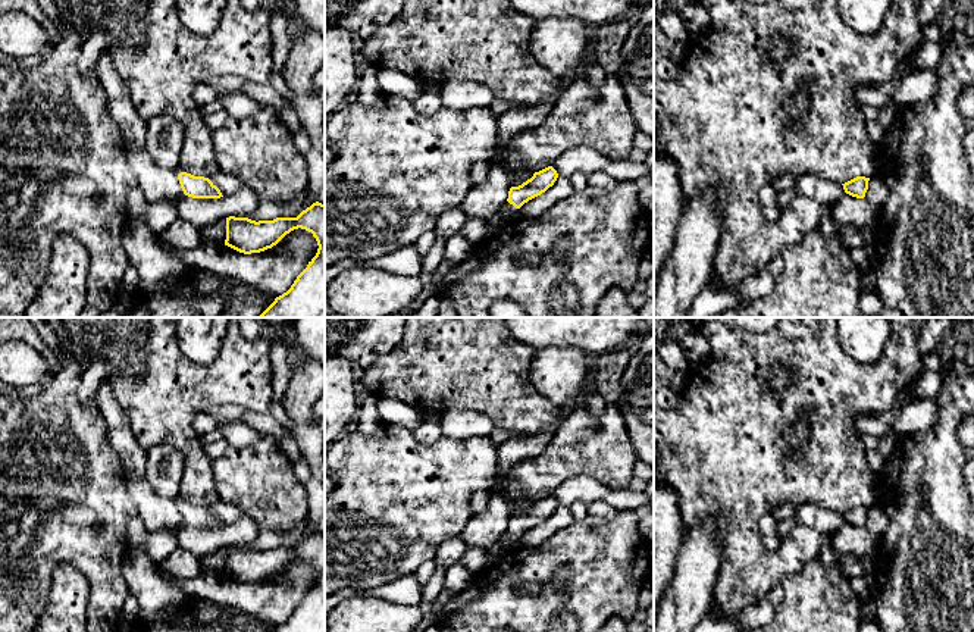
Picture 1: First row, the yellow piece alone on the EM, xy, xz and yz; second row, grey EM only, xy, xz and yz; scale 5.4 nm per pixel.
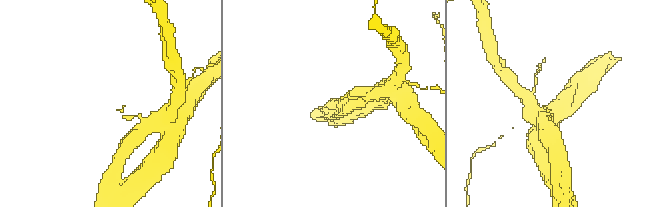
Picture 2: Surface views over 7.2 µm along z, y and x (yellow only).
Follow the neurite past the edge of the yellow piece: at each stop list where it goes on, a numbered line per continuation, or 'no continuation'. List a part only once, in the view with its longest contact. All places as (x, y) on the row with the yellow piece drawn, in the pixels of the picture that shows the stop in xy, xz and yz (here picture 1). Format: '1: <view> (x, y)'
1: xz (507, 210)

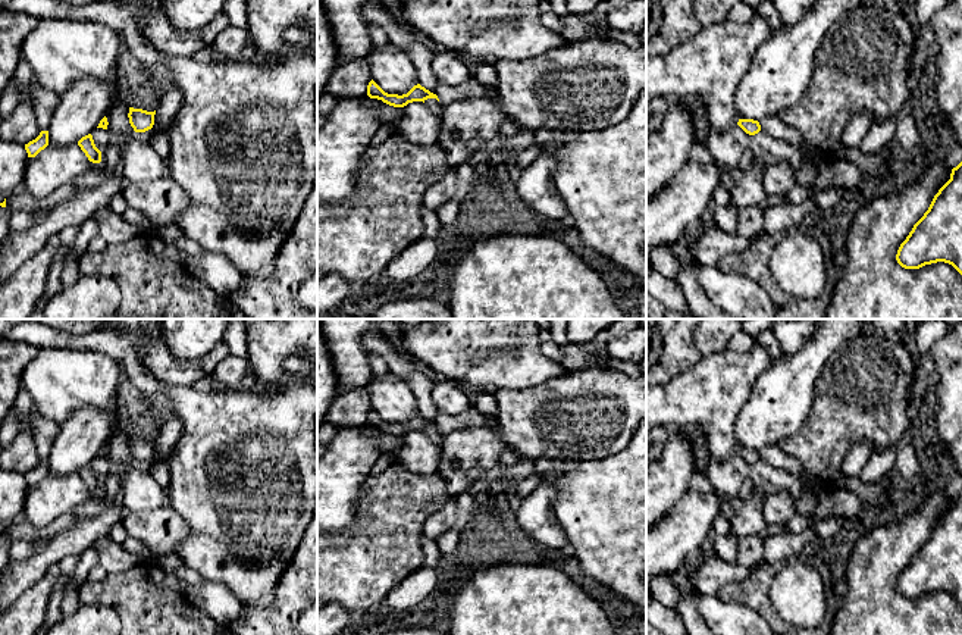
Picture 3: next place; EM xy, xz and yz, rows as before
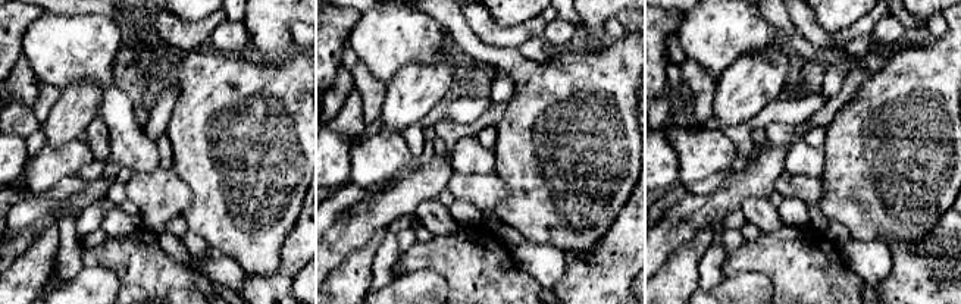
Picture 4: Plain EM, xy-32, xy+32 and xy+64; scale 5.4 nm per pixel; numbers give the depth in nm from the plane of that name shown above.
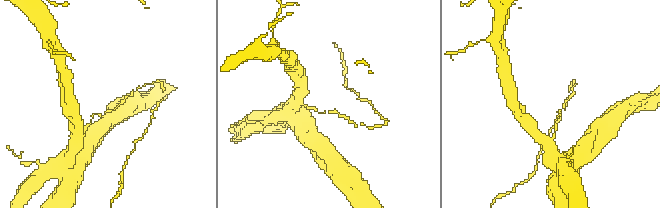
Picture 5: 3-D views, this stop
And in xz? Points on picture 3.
no continuation

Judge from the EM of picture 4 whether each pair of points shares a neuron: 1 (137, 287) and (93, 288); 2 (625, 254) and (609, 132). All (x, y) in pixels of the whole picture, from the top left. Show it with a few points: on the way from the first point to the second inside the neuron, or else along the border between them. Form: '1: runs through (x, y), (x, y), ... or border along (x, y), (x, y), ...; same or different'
1: border along (88, 268), (109, 268), (116, 276), (119, 288); different
2: border along (629, 196), (629, 200), (598, 243); different

